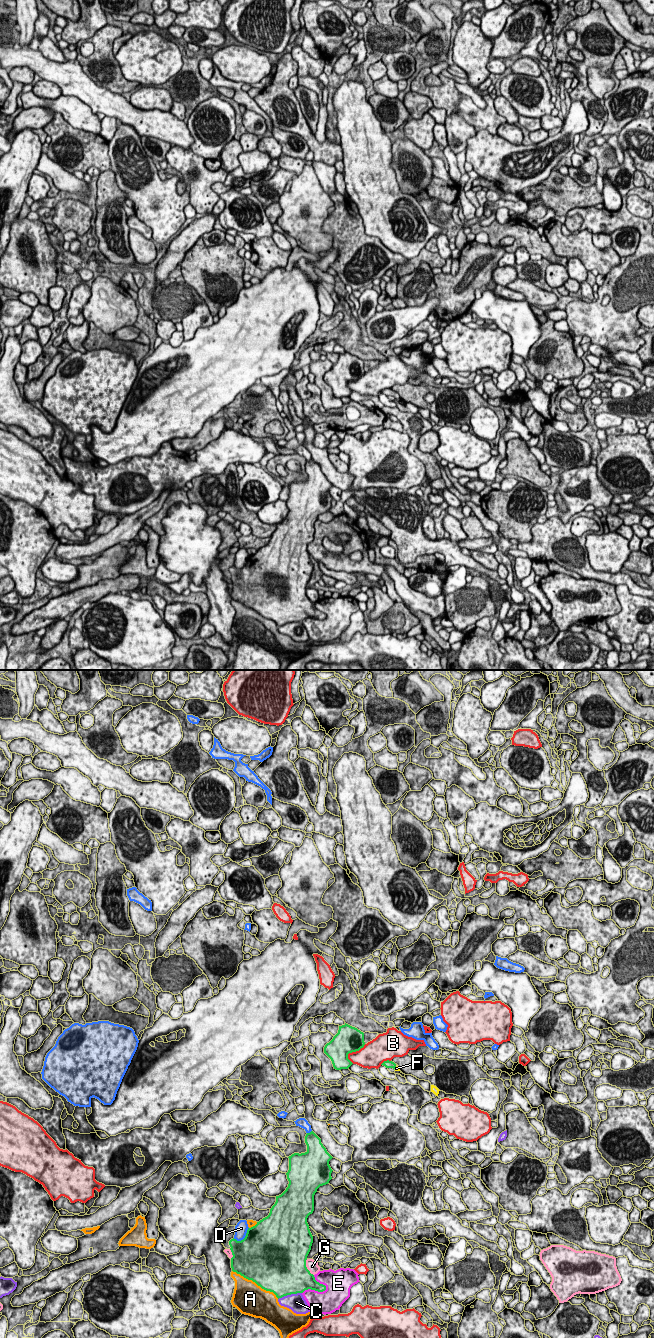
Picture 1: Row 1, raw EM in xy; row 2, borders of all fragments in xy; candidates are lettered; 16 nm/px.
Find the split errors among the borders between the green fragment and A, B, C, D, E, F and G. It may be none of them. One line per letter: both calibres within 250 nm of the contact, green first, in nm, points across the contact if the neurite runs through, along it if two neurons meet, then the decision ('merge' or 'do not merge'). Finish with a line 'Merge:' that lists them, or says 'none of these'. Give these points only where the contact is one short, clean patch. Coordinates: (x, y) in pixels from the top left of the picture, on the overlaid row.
A: 500 nm thick on the green side, 460 nm on the other; do not merge
B: 420 nm thick on the green side, 340 nm on the other; do not merge
C: 500 nm thick on the green side, 280 nm on the other; do not merge
D: 500 nm thick on the green side, 200 nm on the other; do not merge
E: 320 nm thick on the green side, 360 nm on the other; do not merge
F: 130 nm thick on the green side, 60 nm on the other; runs through xy (388, 1064), (395, 1066), (396, 1068); merge
G: 500 nm thick on the green side, 180 nm on the other; do not merge
Merge: F

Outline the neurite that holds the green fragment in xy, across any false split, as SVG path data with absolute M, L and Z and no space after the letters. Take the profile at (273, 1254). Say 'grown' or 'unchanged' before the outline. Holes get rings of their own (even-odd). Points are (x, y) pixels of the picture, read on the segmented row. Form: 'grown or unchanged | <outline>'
unchanged | M313 1131L306 1134L305 1143L307 1145L305 1153L294 1153L288 1157L289 1170L286 1175L289 1184L281 1195L276 1196L276 1202L270 1209L269 1215L257 1222L255 1226L248 1228L243 1240L237 1241L233 1238L229 1241L233 1255L231 1258L232 1271L248 1280L252 1280L262 1289L273 1292L278 1299L291 1294L303 1293L308 1289L318 1292L326 1290L326 1286L317 1282L314 1275L306 1267L307 1256L313 1243L313 1236L307 1218L314 1211L314 1195L317 1189L328 1184L332 1179L331 1173L333 1170L329 1161L333 1157L327 1152L321 1143L321 1139Z

